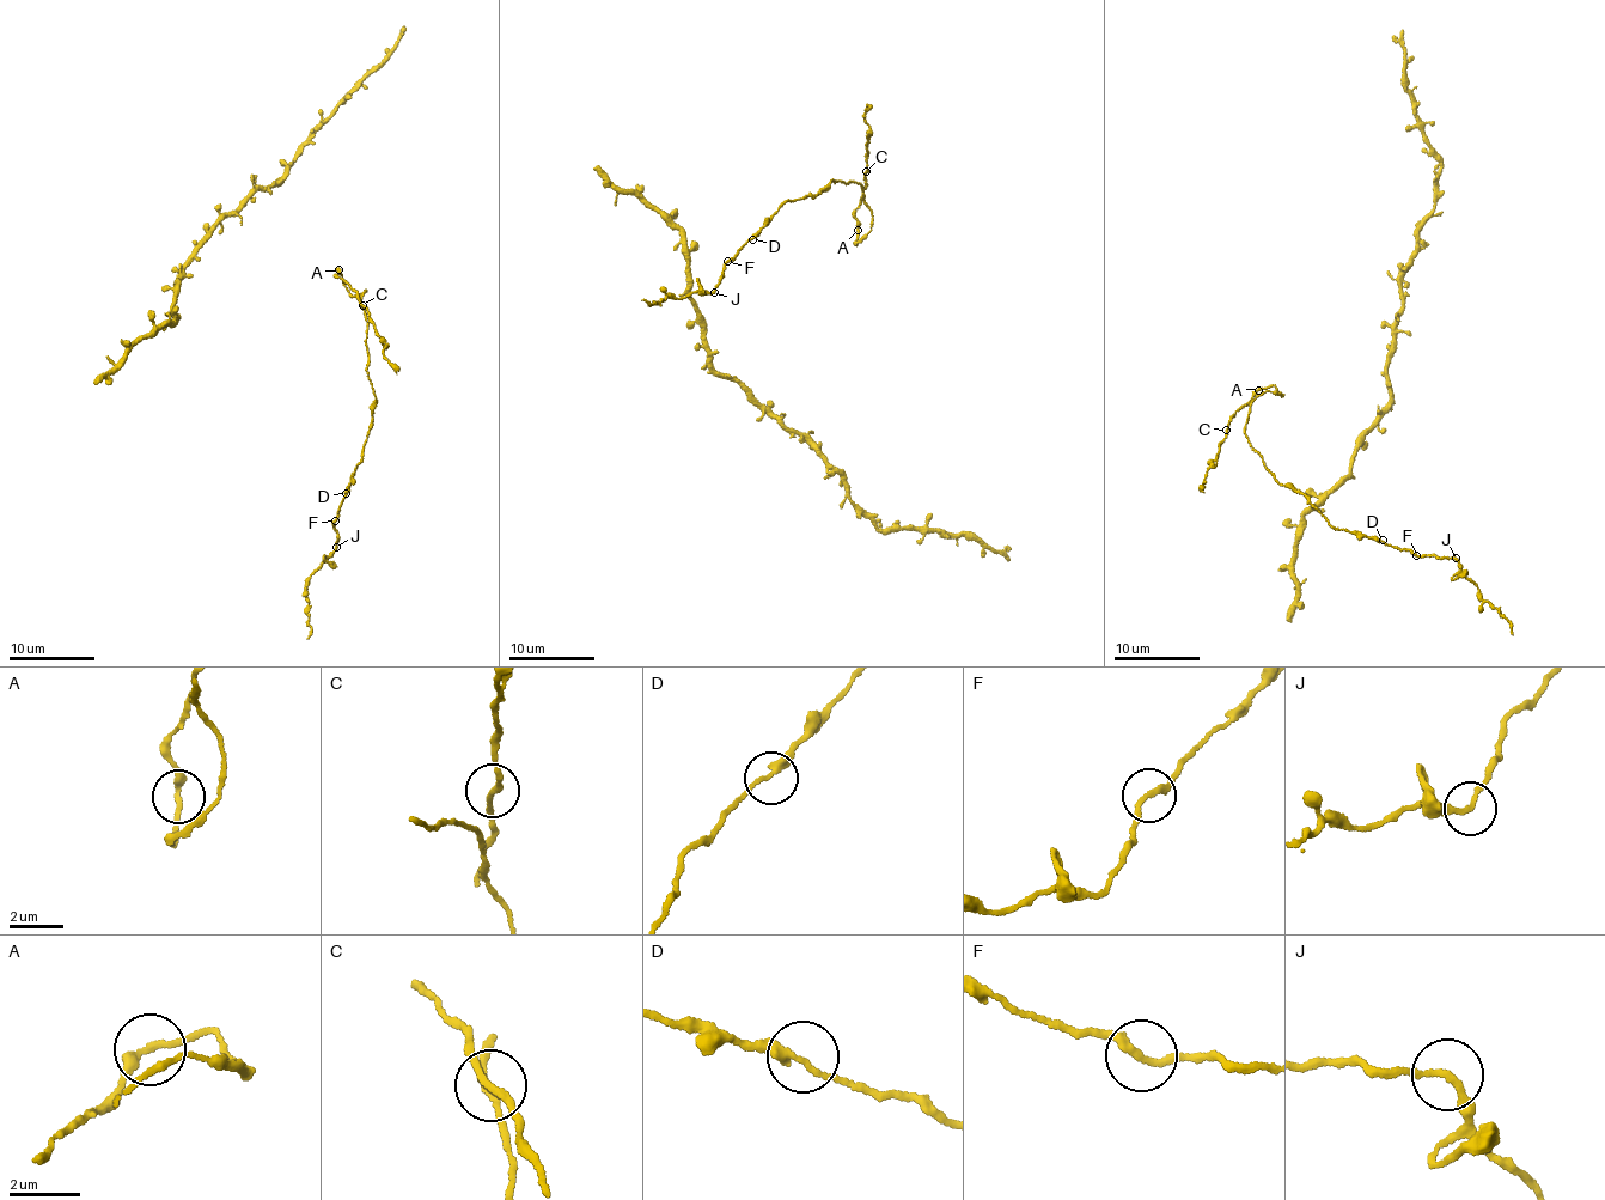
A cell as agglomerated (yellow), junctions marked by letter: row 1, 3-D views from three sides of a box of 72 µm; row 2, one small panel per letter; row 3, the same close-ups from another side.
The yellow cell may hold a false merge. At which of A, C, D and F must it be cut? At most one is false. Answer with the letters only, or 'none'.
none

